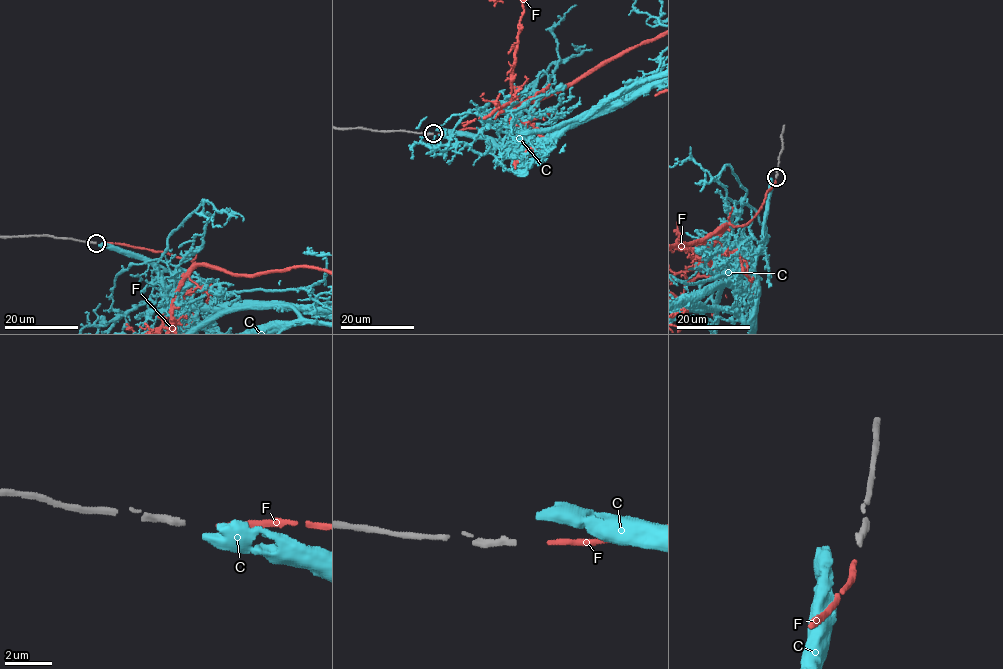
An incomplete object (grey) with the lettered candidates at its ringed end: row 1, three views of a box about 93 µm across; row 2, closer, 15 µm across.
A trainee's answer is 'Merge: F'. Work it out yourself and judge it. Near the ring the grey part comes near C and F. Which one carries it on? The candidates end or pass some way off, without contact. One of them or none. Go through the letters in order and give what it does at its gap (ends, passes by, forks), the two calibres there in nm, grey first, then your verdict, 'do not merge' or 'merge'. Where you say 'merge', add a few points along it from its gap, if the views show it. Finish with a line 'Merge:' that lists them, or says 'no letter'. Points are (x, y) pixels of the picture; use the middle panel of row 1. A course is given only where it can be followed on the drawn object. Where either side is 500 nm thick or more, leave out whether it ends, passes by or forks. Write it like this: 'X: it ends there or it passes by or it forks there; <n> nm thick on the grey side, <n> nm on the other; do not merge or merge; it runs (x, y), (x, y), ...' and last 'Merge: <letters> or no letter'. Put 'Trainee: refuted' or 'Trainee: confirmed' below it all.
C: it ends there; 280 nm thick on the grey side, 440 nm on the other; do not merge
F: it ends there; 280 nm thick on the grey side, 280 nm on the other; merge
Merge: F
Trainee: confirmed

